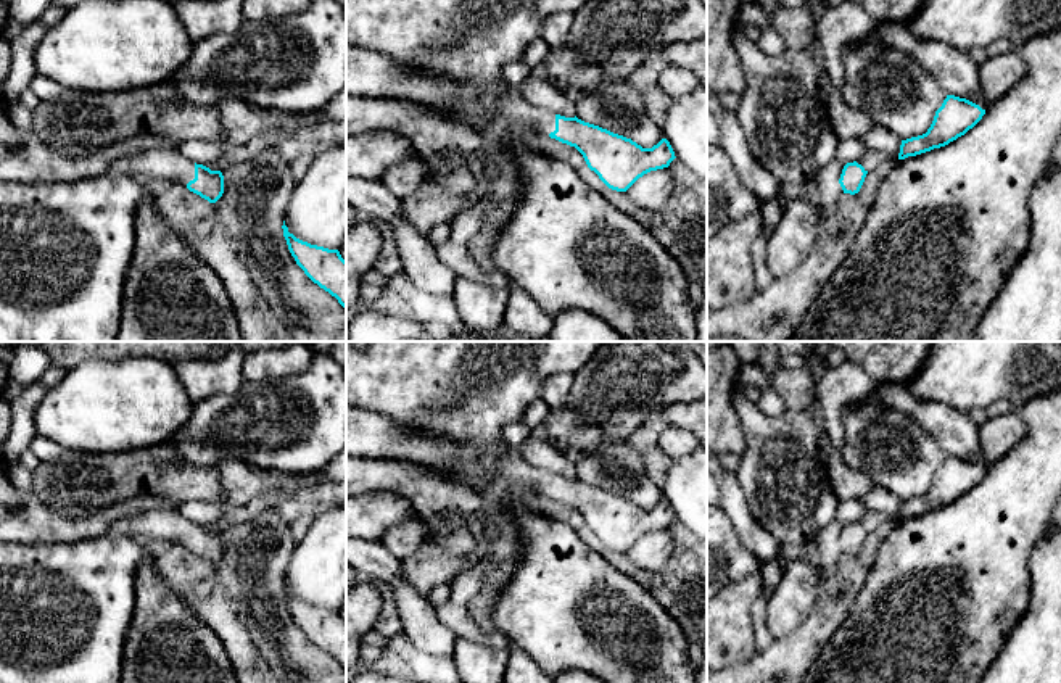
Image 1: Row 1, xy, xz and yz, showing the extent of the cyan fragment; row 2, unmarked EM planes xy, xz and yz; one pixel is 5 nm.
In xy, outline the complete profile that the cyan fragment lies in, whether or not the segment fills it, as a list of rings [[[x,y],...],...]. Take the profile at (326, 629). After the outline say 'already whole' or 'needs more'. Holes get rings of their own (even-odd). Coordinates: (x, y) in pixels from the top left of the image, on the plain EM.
[[[283,582],[283,598],[296,625],[304,635],[338,660],[346,670],[346,622],[338,611],[311,606],[288,593]]]; already whole

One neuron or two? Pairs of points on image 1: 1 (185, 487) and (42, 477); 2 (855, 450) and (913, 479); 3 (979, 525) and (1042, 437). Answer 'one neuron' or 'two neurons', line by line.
1: one neuron
2: one neuron
3: one neuron

